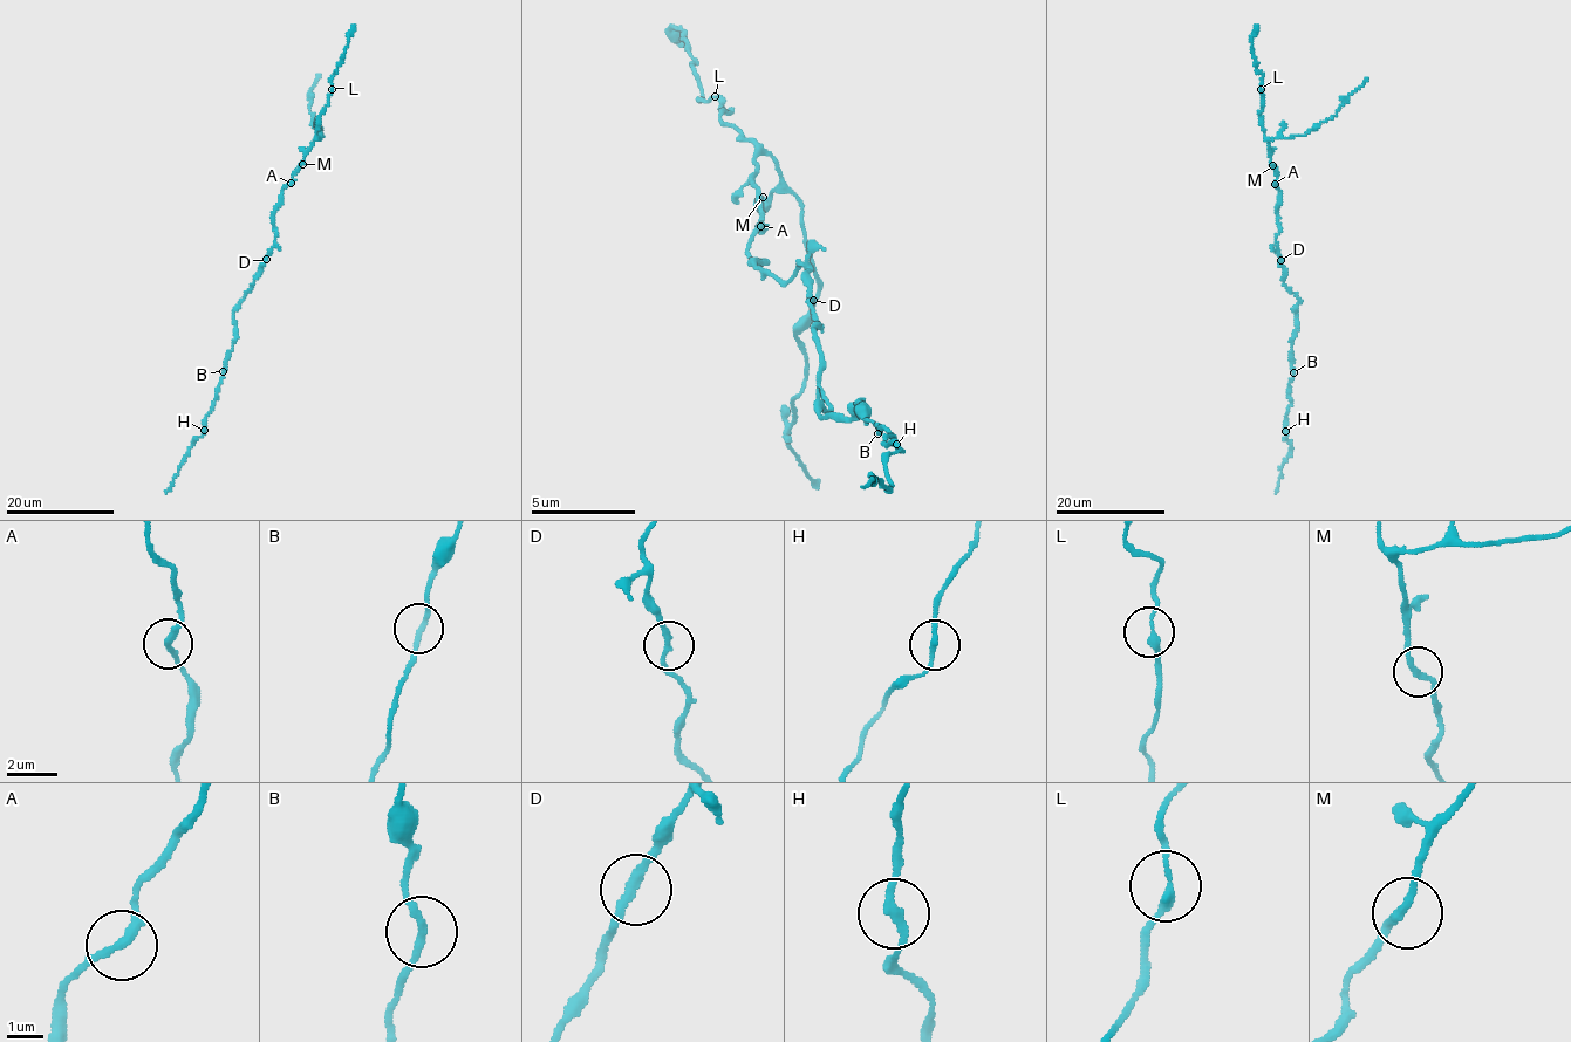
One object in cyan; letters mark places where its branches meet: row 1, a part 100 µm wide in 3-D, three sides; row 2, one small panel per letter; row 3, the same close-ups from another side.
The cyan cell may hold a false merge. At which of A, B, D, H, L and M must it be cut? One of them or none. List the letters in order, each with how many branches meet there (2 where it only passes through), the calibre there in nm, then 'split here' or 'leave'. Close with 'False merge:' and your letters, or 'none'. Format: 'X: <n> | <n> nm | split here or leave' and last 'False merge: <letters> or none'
A: 2 | 240 nm | leave
B: 2 | 200 nm | leave
D: 2 | 220 nm | leave
H: 2 | 220 nm | leave
L: 2 | 220 nm | leave
M: 2 | 220 nm | leave
False merge: none

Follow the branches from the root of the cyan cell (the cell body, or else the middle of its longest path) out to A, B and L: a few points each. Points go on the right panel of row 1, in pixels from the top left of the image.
A: (1281, 260), (1276, 241), (1281, 228), (1279, 191), (1275, 184)
B: (1281, 260), (1285, 271), (1283, 280), (1299, 301), (1296, 310), (1297, 334), (1291, 350), (1293, 372)
L: (1281, 260), (1276, 241), (1281, 228), (1279, 190), (1262, 128), (1261, 89)

